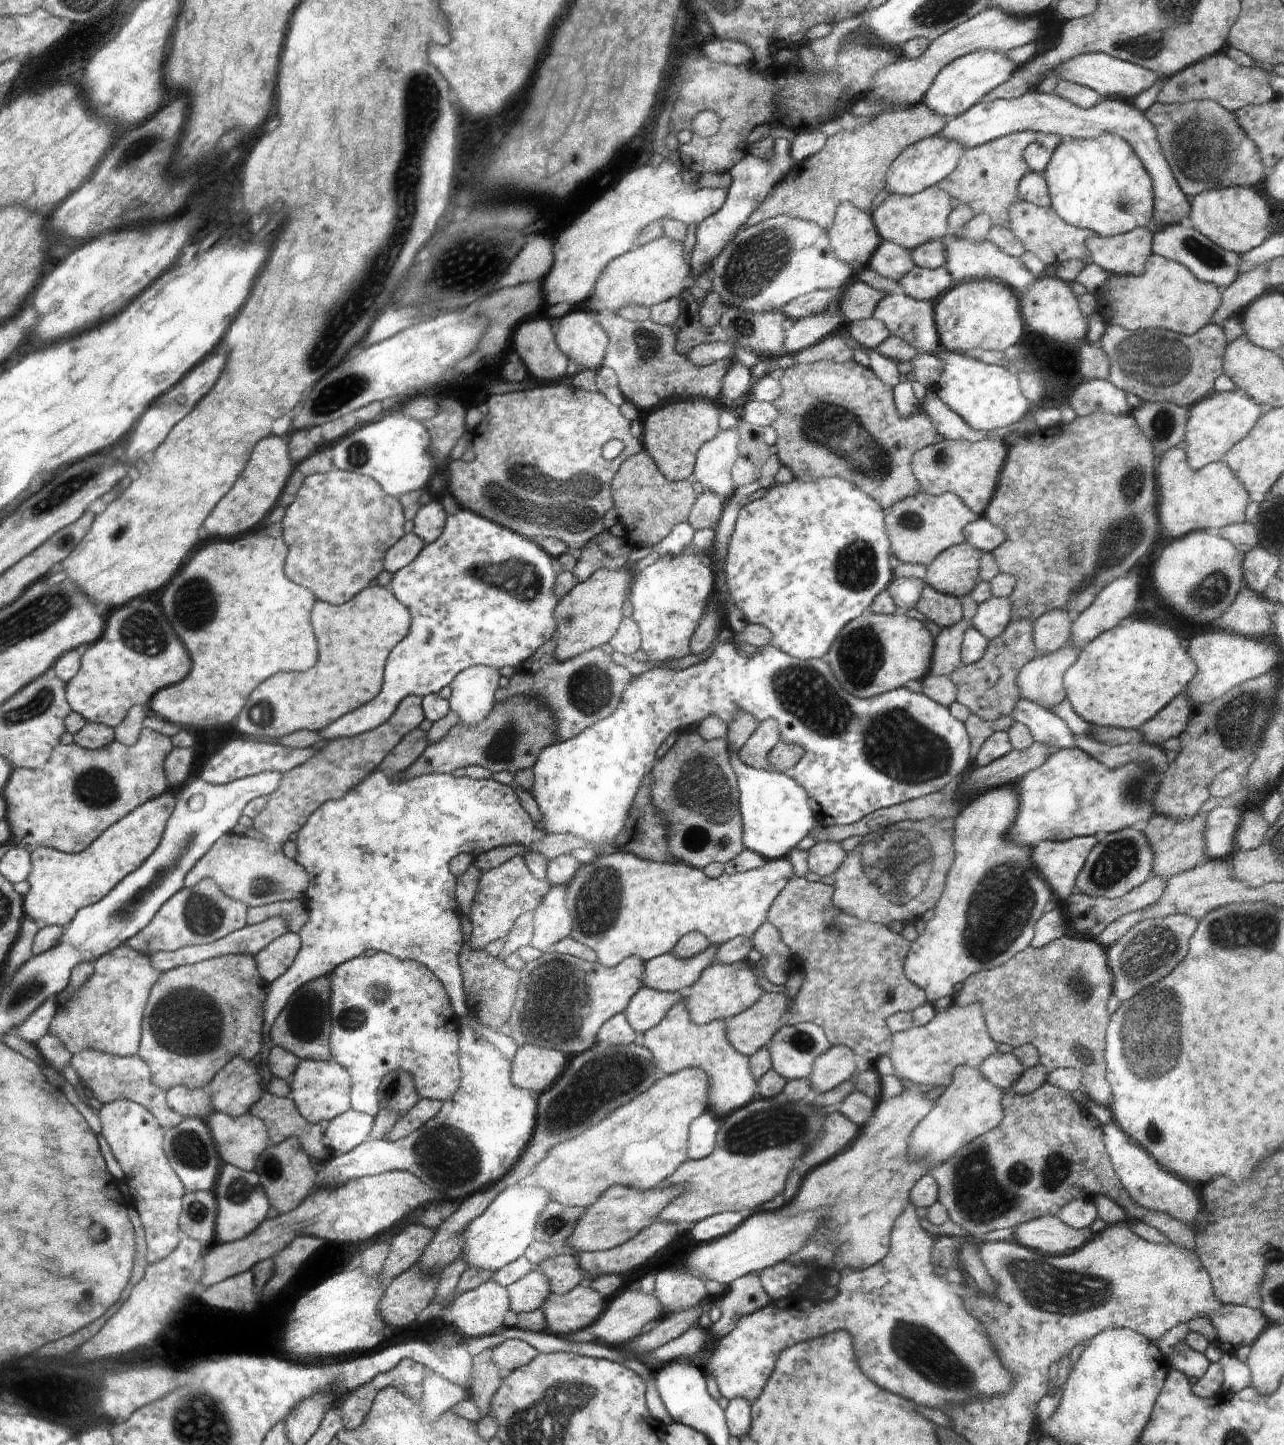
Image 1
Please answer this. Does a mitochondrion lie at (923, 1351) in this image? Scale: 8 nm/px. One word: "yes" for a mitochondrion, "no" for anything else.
yes

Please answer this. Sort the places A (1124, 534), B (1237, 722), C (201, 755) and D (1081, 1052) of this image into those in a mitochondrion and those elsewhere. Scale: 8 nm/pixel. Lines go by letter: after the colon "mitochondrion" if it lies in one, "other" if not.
A: mitochondrion
B: mitochondrion
C: other
D: mitochondrion

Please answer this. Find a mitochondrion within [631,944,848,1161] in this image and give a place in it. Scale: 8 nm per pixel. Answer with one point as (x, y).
(752, 1134)

